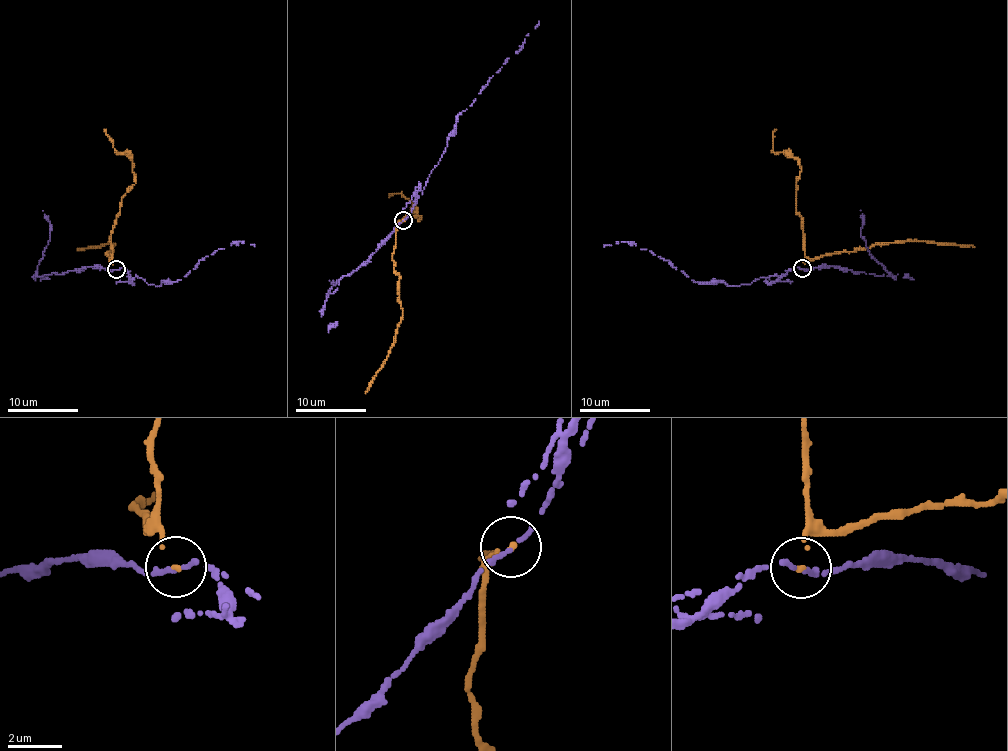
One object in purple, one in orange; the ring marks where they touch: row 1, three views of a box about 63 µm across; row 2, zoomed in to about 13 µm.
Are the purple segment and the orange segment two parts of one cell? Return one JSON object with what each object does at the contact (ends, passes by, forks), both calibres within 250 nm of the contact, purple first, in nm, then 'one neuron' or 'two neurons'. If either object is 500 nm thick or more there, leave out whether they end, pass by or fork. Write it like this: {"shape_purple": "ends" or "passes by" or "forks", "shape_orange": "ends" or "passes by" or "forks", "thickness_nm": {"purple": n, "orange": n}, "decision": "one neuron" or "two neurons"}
{"shape_purple": "ends", "shape_orange": "ends", "thickness_nm": {"purple": 240, "orange": 140}, "decision": "two neurons"}

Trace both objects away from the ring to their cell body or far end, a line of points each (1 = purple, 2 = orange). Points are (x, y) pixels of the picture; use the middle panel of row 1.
1: (403, 221), (411, 212), (415, 189), (426, 185), (442, 157), (456, 118), (517, 51), (539, 21)
2: (403, 221), (397, 223), (392, 255), (394, 271), (399, 276), (401, 322), (393, 345), (365, 393)

